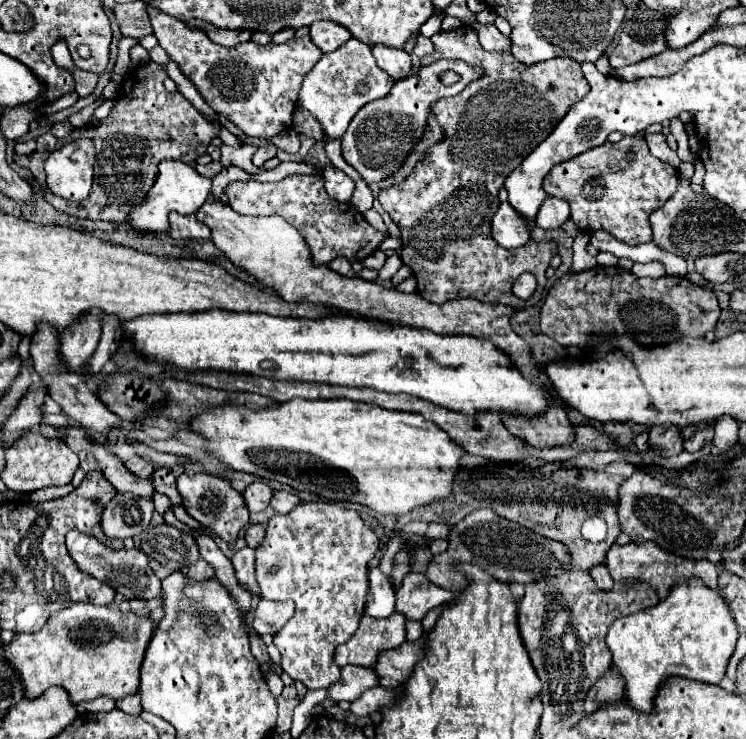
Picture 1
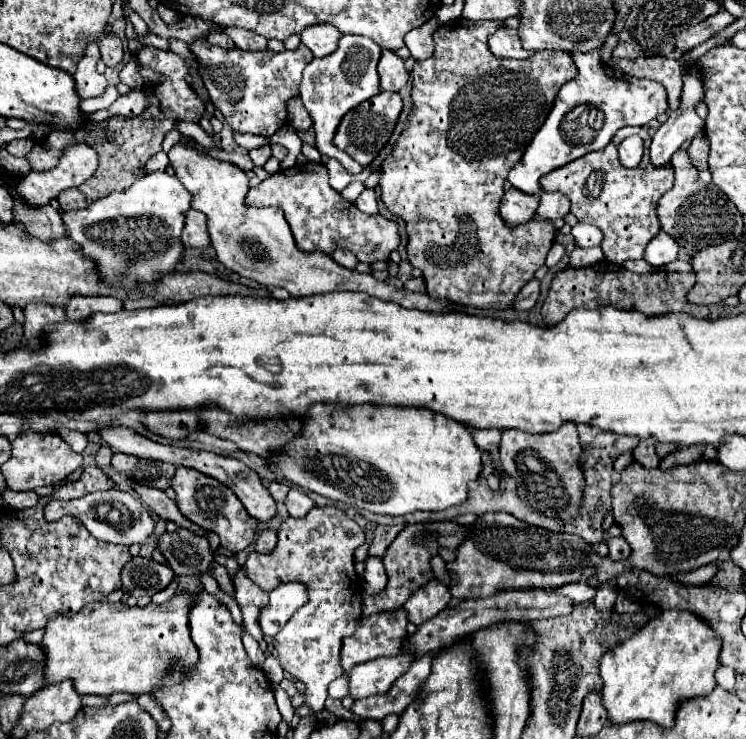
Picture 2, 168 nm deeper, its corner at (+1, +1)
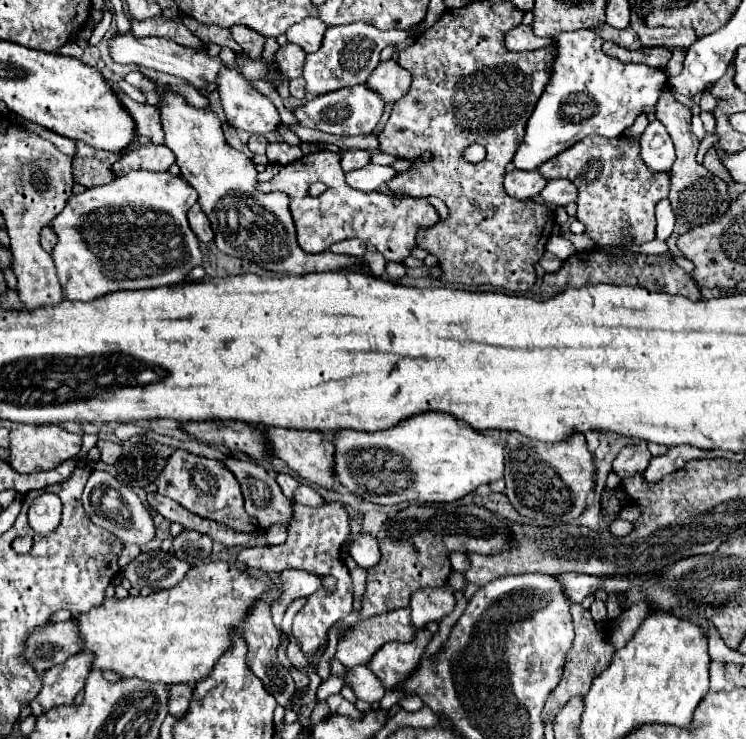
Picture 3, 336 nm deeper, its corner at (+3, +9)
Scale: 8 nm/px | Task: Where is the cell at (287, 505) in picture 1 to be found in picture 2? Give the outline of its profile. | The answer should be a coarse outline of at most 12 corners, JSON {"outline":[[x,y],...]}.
{"outline":[[290,490],[286,508],[290,516],[302,518],[314,508],[304,492]]}

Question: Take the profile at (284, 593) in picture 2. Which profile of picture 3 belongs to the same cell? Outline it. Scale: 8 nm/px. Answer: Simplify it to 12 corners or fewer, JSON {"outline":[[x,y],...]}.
{"outline":[[304,570],[280,572],[282,592],[270,604],[282,636],[286,608],[320,588],[320,578]]}

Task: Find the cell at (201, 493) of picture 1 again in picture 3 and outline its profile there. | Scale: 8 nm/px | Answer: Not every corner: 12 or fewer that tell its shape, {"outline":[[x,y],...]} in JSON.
{"outline":[[176,450],[158,492],[202,518],[252,534],[238,480]]}

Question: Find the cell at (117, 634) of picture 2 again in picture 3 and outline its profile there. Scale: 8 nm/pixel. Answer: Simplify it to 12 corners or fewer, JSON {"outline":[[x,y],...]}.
{"outline":[[236,566],[74,618],[92,670],[196,684],[264,590]]}

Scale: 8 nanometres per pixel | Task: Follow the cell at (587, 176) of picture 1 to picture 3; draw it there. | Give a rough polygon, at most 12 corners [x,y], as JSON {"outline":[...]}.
{"outline":[[590,134],[540,166],[578,188],[596,246],[654,240],[668,172]]}

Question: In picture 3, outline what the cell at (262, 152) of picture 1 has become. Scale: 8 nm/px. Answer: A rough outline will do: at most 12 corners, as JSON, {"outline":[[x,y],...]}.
{"outline":[[254,134],[248,140],[252,154],[264,154],[264,136]]}

